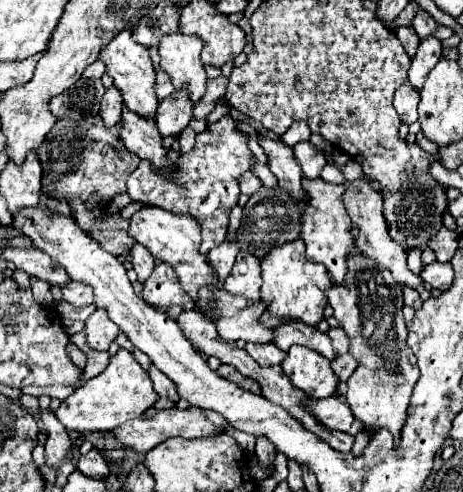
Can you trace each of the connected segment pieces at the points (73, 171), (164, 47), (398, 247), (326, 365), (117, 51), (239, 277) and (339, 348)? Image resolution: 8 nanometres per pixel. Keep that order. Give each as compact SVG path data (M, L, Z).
M100 115L80 121L60 119L50 129L38 159L42 165L42 193L56 199L82 199L82 201L108 201L126 193L126 181L138 167L138 155L126 151L118 137L120 125L106 129Z
M182 33L168 35L160 41L160 67L168 73L174 89L188 87L190 101L200 103L206 93L208 75L200 61L202 41L198 37L186 37Z
M364 179L350 183L346 193L344 193L344 205L346 205L346 211L348 211L350 219L352 219L352 223L360 229L358 239L356 239L358 251L362 251L362 255L372 259L376 265L388 269L402 287L420 289L422 279L408 269L408 265L406 265L406 249L402 247L402 243L390 239L390 229L388 229L386 217L382 215L382 197L370 187L370 183L364 181Z
M294 345L282 363L282 371L306 397L326 399L332 397L338 377L330 369L330 361L308 347Z
M126 29L126 31L120 31L118 35L114 35L114 39L106 47L102 47L98 59L106 63L106 73L114 79L114 85L122 91L124 105L130 111L152 119L156 115L156 107L158 107L158 99L156 99L154 89L152 89L156 75L154 75L154 69L152 69L148 49L144 45L138 45L132 39L132 31Z
M240 251L238 259L232 267L230 277L226 279L226 283L222 285L228 293L232 295L242 295L246 299L250 299L252 303L260 299L260 285L262 285L262 277L260 277L260 259Z
M340 327L338 329L330 329L328 337L332 339L332 347L334 347L336 355L342 355L342 353L348 351L348 337L346 337L346 333Z

